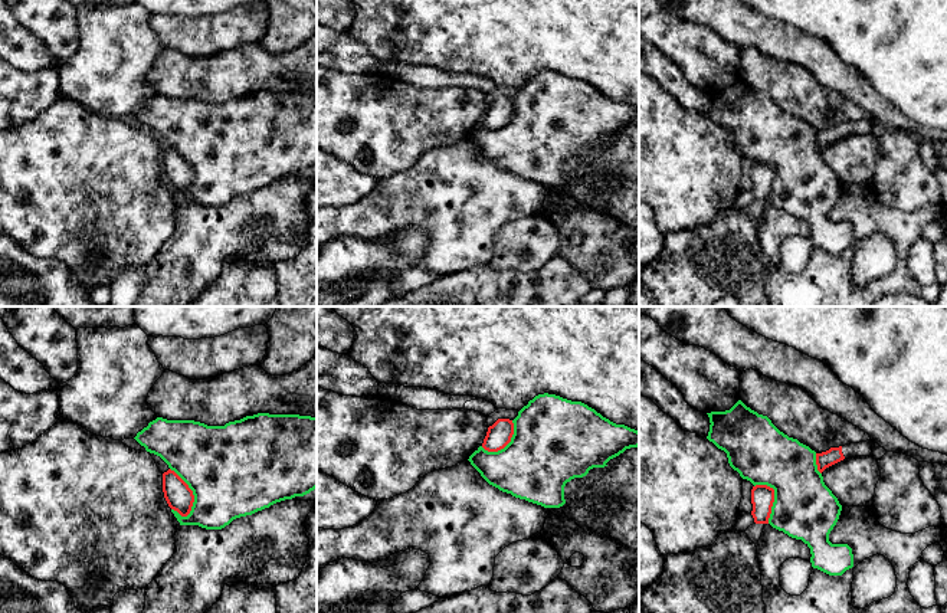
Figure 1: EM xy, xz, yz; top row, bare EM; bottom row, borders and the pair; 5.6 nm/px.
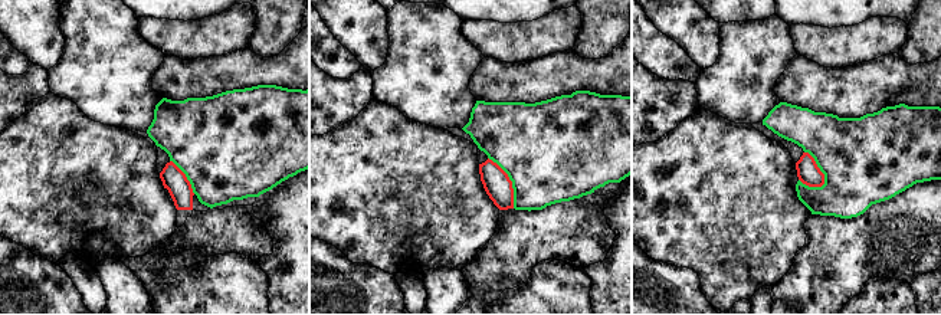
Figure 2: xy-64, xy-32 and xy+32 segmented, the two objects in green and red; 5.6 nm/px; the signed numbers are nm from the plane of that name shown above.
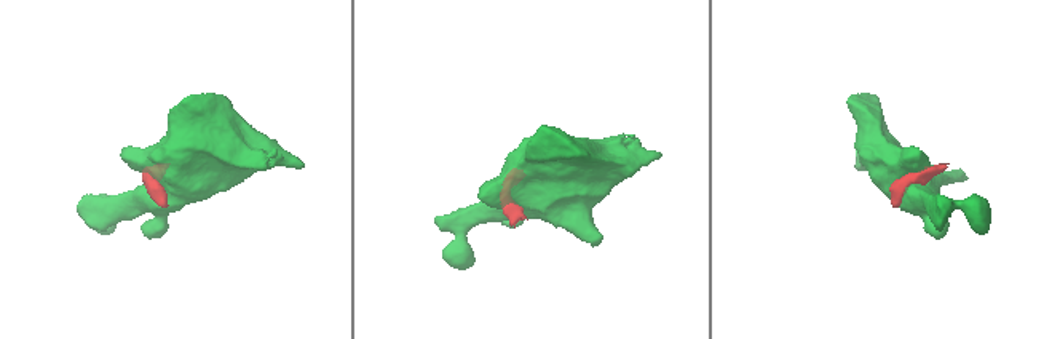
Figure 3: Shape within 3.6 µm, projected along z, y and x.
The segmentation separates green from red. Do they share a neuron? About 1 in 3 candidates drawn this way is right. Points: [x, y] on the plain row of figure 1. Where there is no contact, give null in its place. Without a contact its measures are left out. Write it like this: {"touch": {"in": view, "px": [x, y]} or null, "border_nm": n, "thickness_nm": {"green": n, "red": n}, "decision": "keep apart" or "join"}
{"touch": {"in": "xy", "px": [193, 170]}, "border_nm": 300, "thickness_nm": {"green": 500, "red": 150}, "decision": "keep apart"}

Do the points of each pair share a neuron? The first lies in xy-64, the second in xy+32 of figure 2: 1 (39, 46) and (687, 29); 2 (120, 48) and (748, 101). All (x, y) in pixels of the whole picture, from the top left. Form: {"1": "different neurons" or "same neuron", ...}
{"1": "same neuron", "2": "same neuron"}

